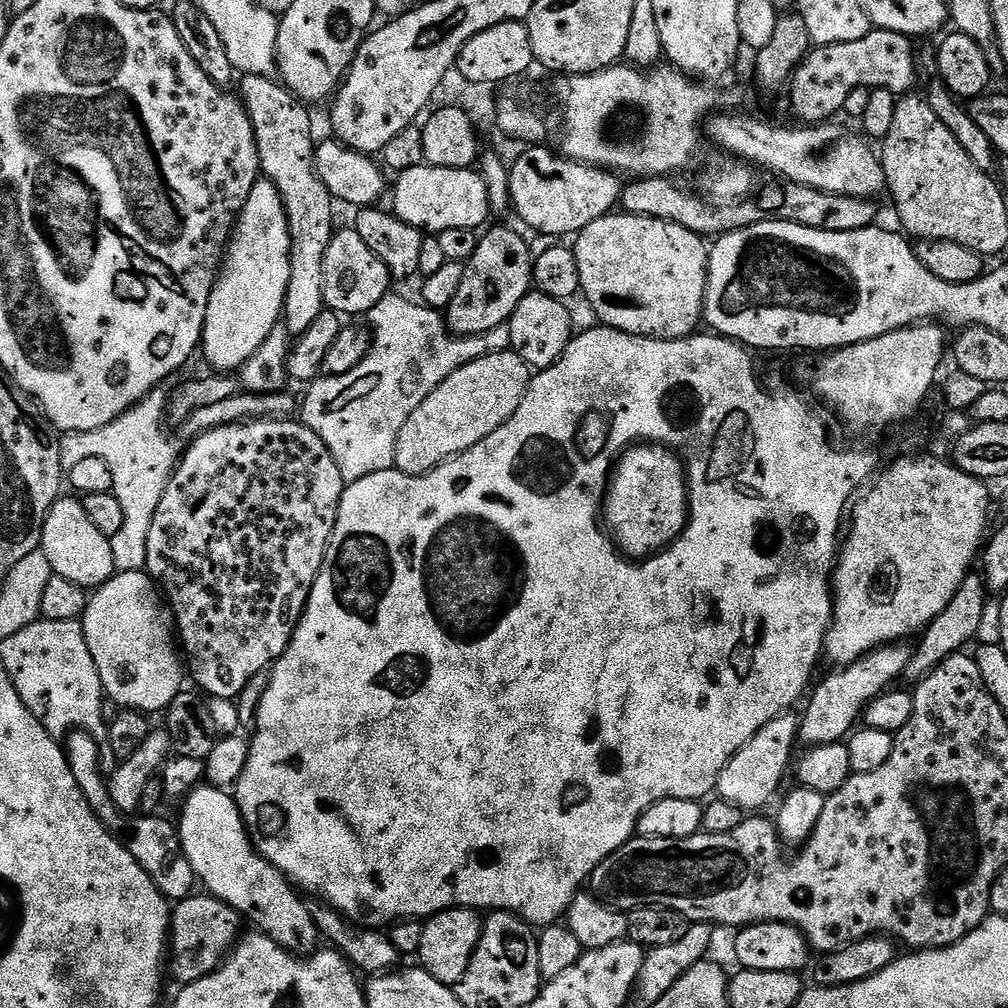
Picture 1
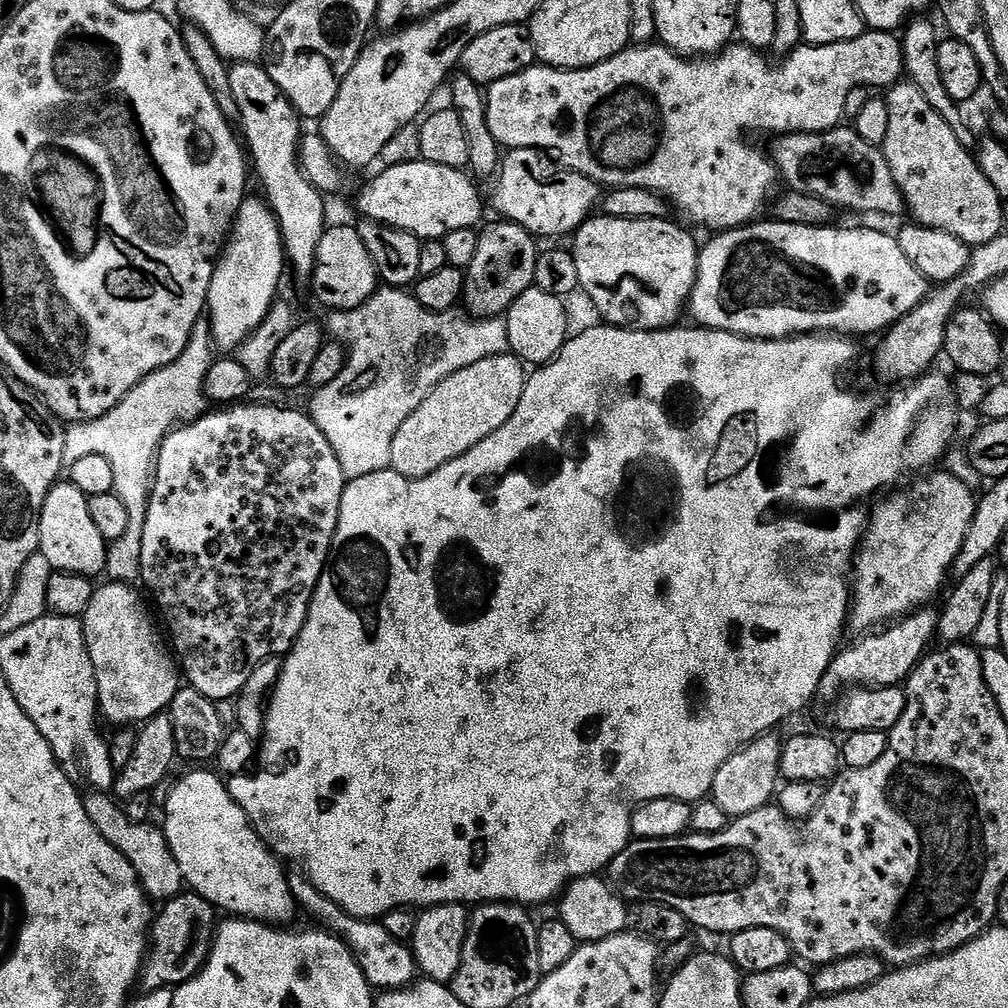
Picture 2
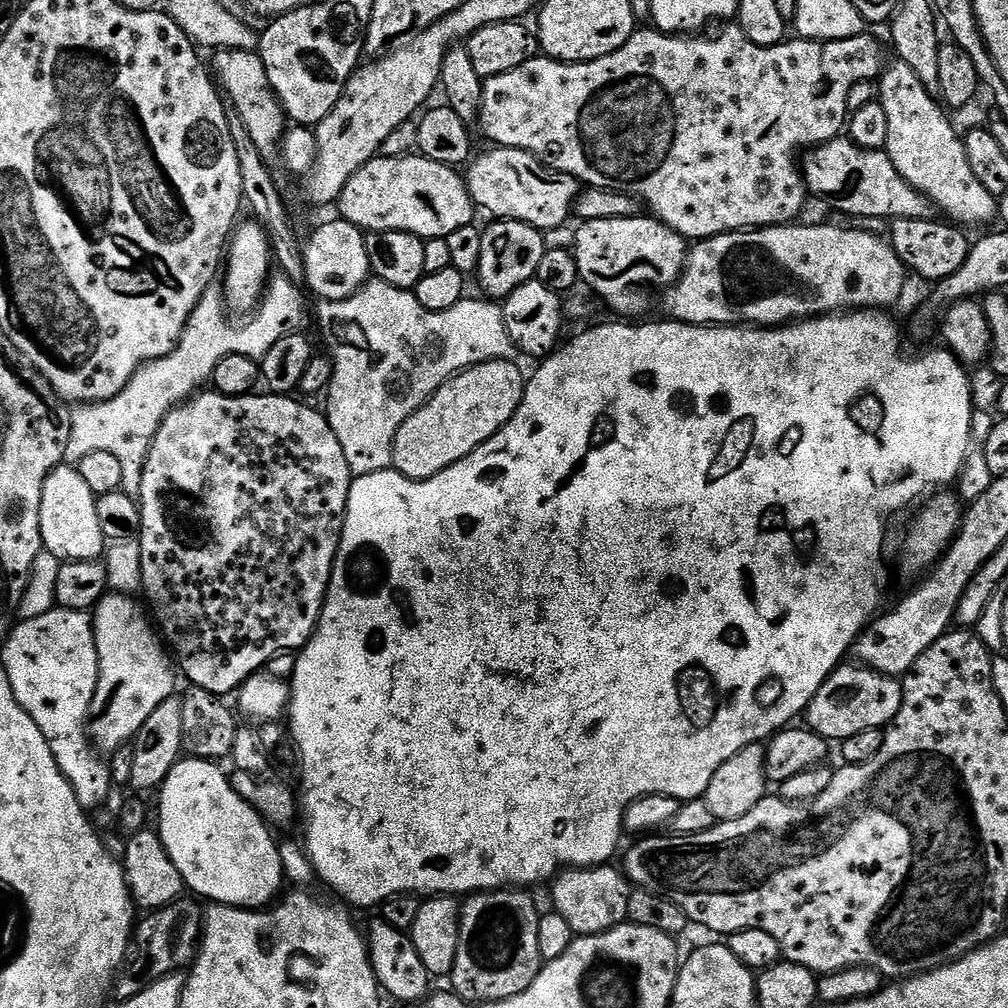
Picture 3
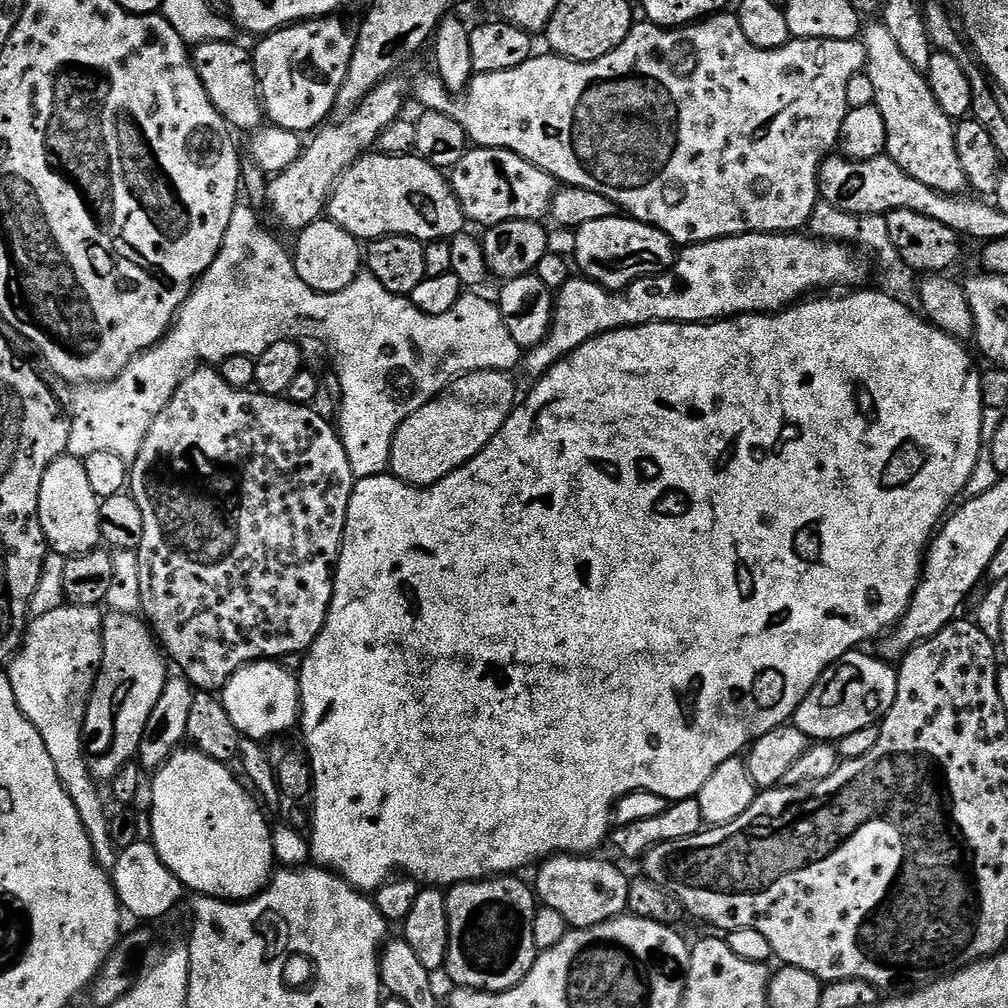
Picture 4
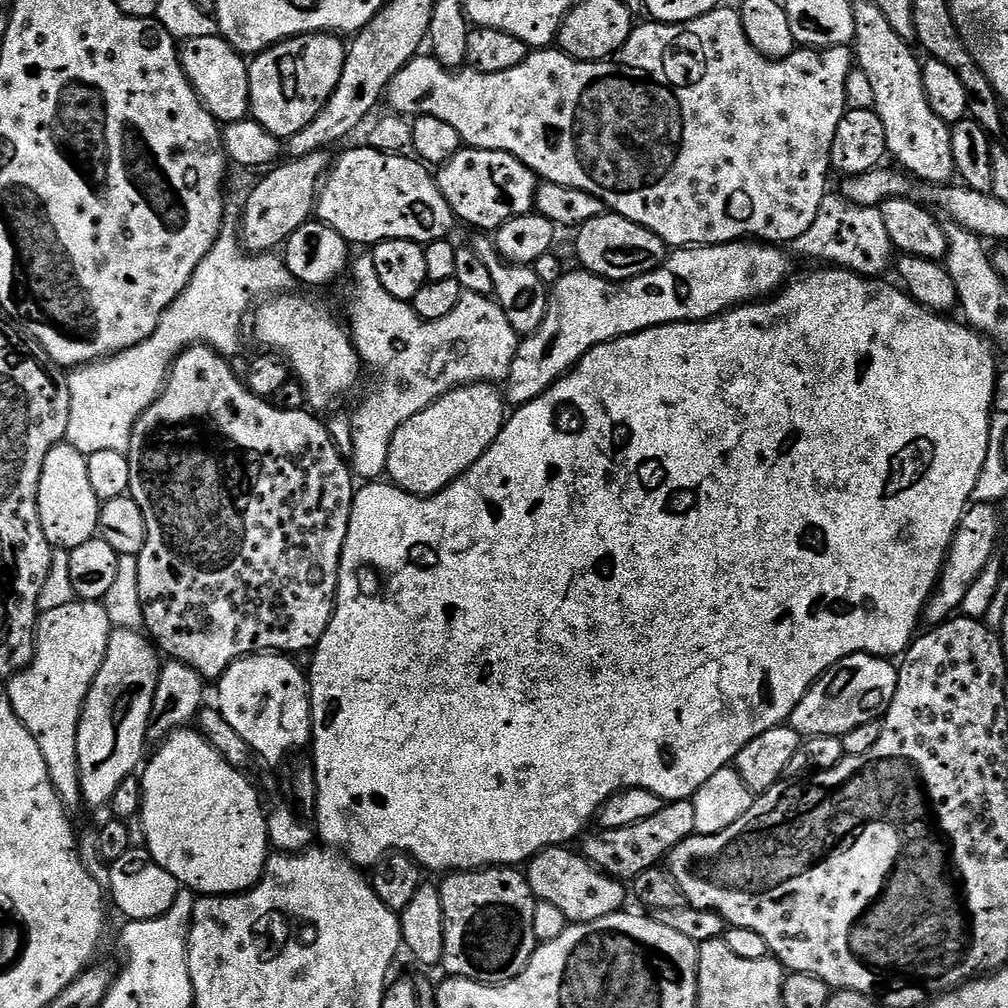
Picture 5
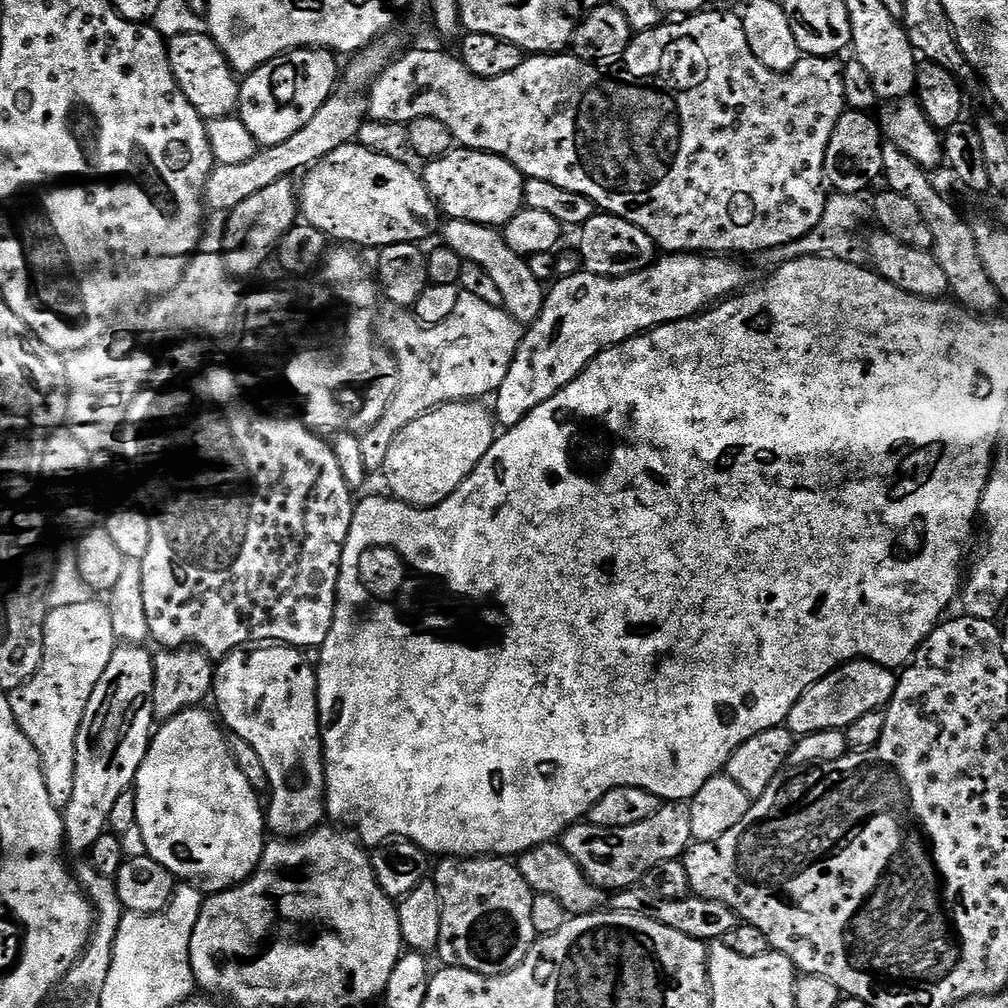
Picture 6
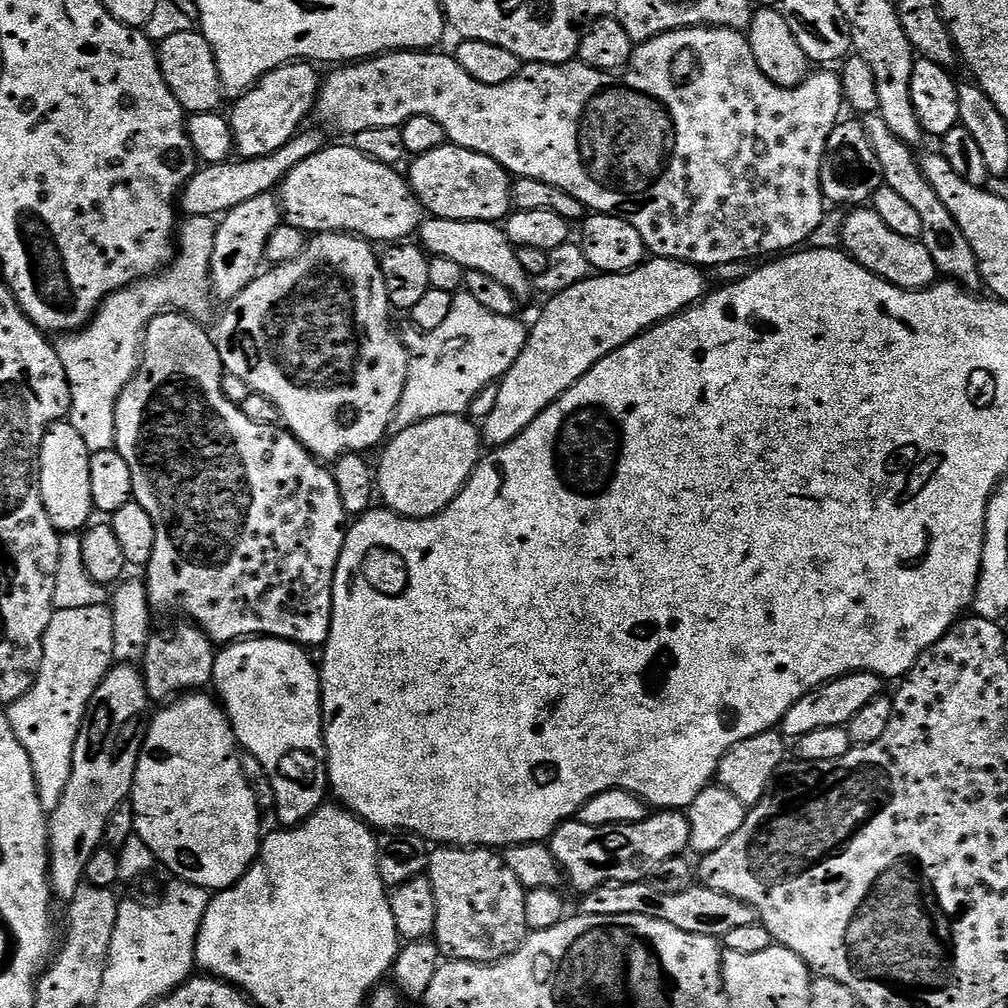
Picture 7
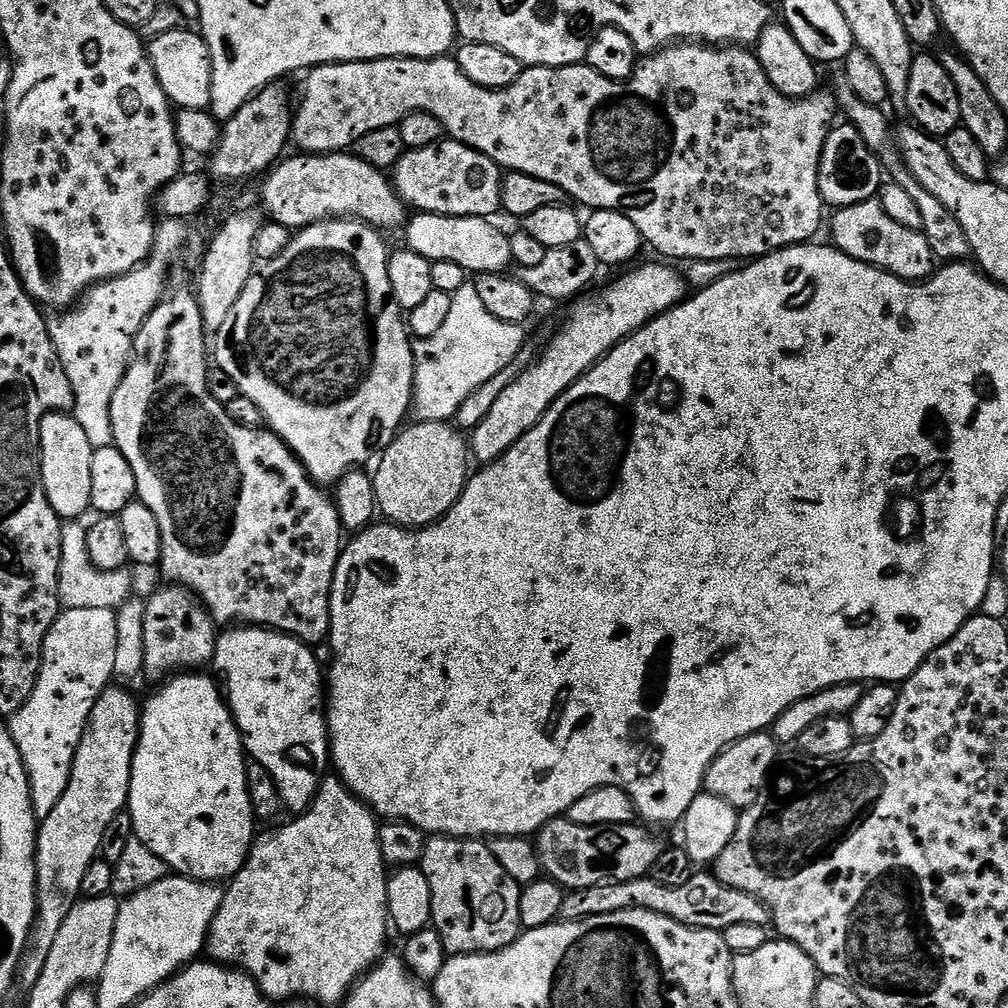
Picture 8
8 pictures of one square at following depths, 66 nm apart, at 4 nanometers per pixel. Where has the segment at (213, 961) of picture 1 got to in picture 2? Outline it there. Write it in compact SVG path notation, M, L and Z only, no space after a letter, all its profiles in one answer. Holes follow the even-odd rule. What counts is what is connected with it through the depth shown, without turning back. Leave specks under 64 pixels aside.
M184 890L163 905L164 908L155 913L150 925L150 943L146 959L140 968L138 988L141 993L157 992L160 988L175 990L185 984L192 976L198 975L212 949L212 938L216 935L218 927L217 909L212 907L209 900L204 900L200 895L191 890Z

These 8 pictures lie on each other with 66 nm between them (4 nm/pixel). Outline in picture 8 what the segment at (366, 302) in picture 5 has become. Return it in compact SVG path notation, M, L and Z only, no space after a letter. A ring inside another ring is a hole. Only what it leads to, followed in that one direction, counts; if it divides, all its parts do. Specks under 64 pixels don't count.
M475 283L464 284L462 290L452 293L450 314L438 334L416 340L412 345L416 369L411 415L419 422L451 421L458 406L462 406L482 382L490 382L498 370L513 360L518 350L525 348L524 331L521 325L494 318L482 303Z

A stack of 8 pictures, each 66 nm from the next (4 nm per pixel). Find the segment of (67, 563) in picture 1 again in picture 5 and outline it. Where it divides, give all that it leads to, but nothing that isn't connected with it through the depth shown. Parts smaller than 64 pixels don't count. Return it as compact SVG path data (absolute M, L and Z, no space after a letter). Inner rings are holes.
M67 442L54 446L50 454L46 454L46 462L42 466L42 478L38 486L38 514L42 522L42 534L46 534L46 542L50 542L53 549L70 550L74 546L82 546L82 542L90 542L97 535L100 527L100 506L102 501L94 494L90 487L90 470L87 455Z

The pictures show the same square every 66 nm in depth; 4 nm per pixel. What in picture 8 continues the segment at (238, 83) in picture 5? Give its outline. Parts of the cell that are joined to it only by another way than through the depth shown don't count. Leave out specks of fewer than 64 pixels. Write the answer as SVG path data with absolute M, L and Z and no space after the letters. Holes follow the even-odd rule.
M182 27L161 36L151 37L146 44L148 57L169 104L177 109L205 110L212 103L212 59L203 35L196 30L188 31L187 27Z

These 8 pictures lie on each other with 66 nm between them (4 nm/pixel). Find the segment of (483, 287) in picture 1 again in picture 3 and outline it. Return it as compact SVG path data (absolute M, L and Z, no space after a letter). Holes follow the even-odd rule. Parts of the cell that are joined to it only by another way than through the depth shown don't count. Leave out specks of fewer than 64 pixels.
M496 220L489 228L483 229L482 258L478 262L475 275L480 276L480 284L484 287L483 295L493 301L503 301L518 286L536 279L538 262L542 262L542 254L546 250L545 233L539 228L517 220Z

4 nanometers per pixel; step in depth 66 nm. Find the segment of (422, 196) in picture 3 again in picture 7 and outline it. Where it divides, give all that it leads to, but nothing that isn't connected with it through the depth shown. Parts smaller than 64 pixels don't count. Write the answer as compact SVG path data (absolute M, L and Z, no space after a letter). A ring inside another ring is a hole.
M351 143L325 146L318 154L306 158L306 162L298 162L294 170L286 174L286 178L278 189L278 199L283 219L300 232L319 234L322 232L351 232L363 236L369 242L376 240L392 240L388 242L404 242L415 237L421 224L426 219L424 208L416 197L407 179L400 176L395 167L382 162L374 162L366 154L362 154Z

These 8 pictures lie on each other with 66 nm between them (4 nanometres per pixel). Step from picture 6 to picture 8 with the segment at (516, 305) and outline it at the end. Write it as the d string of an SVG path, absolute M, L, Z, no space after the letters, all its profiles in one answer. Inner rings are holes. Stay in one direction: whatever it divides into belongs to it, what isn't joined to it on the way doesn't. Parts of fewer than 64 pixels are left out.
M429 212L413 215L407 221L407 247L414 249L427 260L458 262L470 274L482 272L503 273L512 264L509 233L492 225L491 219L482 216L439 216Z

